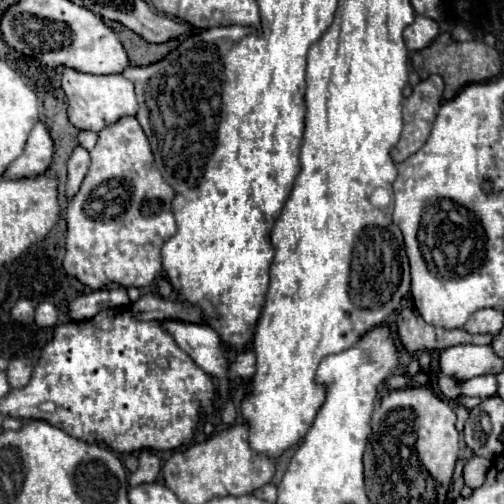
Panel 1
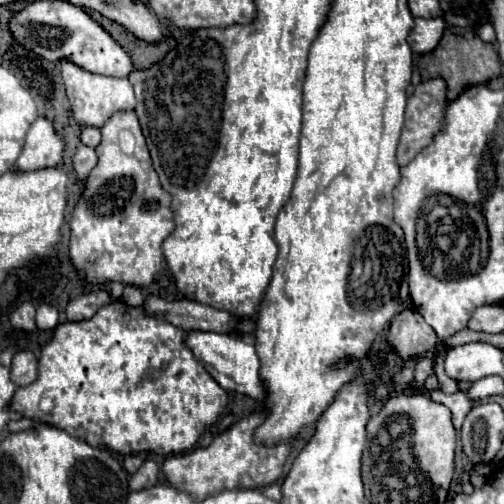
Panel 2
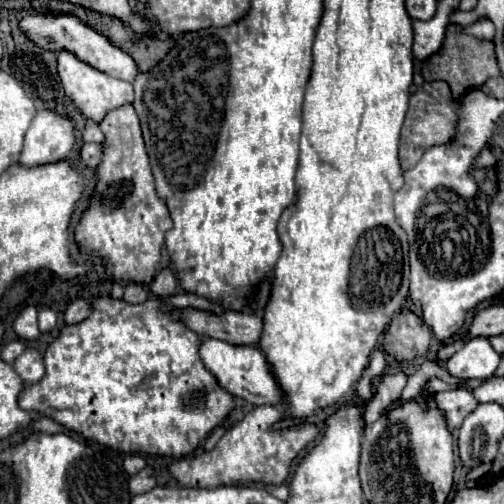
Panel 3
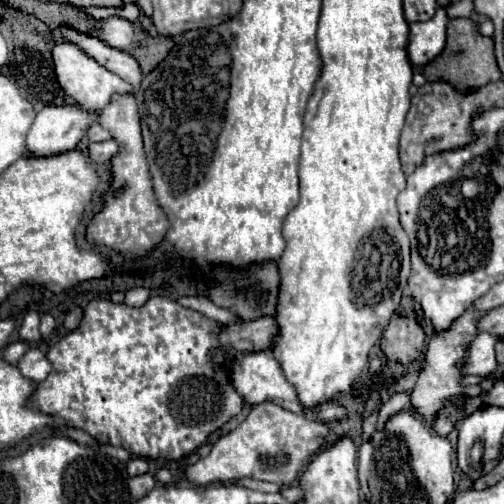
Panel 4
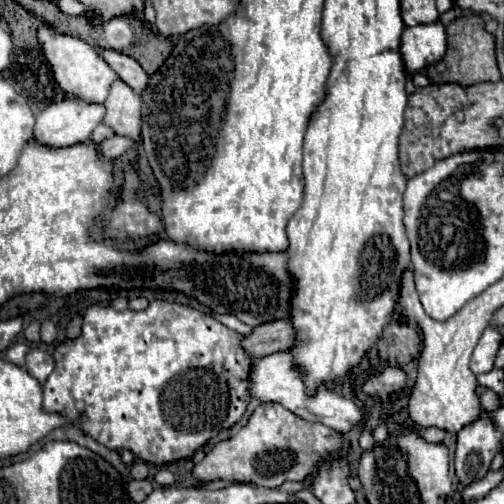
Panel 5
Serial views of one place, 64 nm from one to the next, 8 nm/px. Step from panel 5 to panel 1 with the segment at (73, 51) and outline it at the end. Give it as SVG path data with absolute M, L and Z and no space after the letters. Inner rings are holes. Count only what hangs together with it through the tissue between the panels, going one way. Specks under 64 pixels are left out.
M64 68L62 90L68 98L68 120L78 130L100 132L108 124L114 124L116 120L120 120L124 116L136 116L136 112L138 112L138 100L136 100L134 84L130 80L126 80L122 74L92 76L92 74L76 72L72 68Z

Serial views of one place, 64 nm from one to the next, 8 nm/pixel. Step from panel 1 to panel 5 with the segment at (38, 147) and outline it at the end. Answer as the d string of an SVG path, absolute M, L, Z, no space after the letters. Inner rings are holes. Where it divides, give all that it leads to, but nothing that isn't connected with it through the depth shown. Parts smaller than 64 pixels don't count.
M78 98L50 104L36 116L32 140L50 148L82 144L102 122L104 112L102 104L86 104Z

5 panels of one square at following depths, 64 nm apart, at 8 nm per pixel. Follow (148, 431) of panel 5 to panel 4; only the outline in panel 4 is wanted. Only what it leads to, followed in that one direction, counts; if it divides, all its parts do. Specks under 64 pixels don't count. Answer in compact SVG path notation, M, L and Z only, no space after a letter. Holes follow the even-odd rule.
M152 296L148 298L148 302L140 308L132 308L126 304L114 304L110 300L92 300L86 310L84 310L84 318L80 322L80 326L72 332L68 332L66 336L62 336L54 346L50 346L46 358L52 364L52 370L48 374L46 380L38 382L34 392L28 398L28 406L48 414L56 420L62 420L66 426L72 428L80 428L84 432L88 432L98 444L110 444L110 446L122 446L126 448L130 454L134 456L142 456L142 458L168 458L168 460L180 460L184 456L188 456L190 452L194 452L198 446L202 446L206 442L206 438L220 430L232 416L236 416L242 410L242 398L240 394L232 388L232 382L228 380L228 372L226 370L216 370L208 358L208 352L214 348L222 348L222 344L216 338L216 332L222 328L222 324L218 324L216 320L210 320L206 316L202 316L196 310L188 310L184 306L180 306L178 302L166 298L166 296Z

